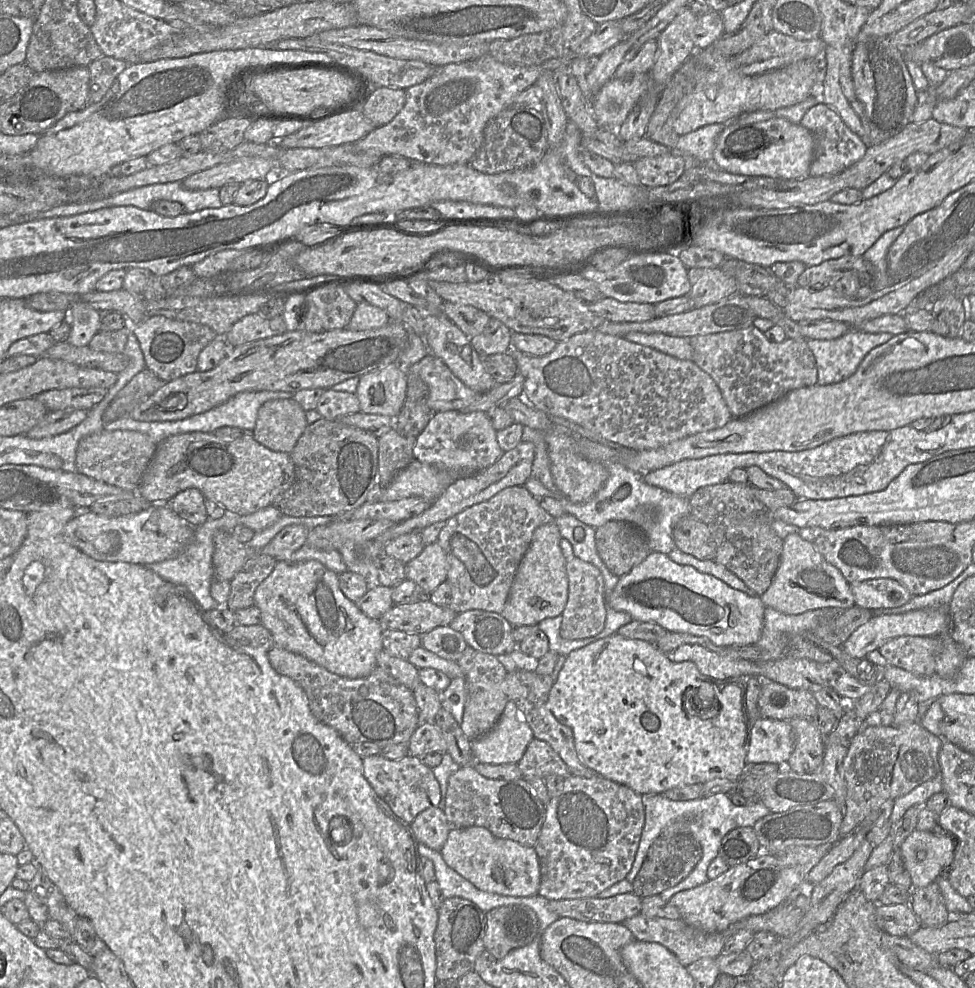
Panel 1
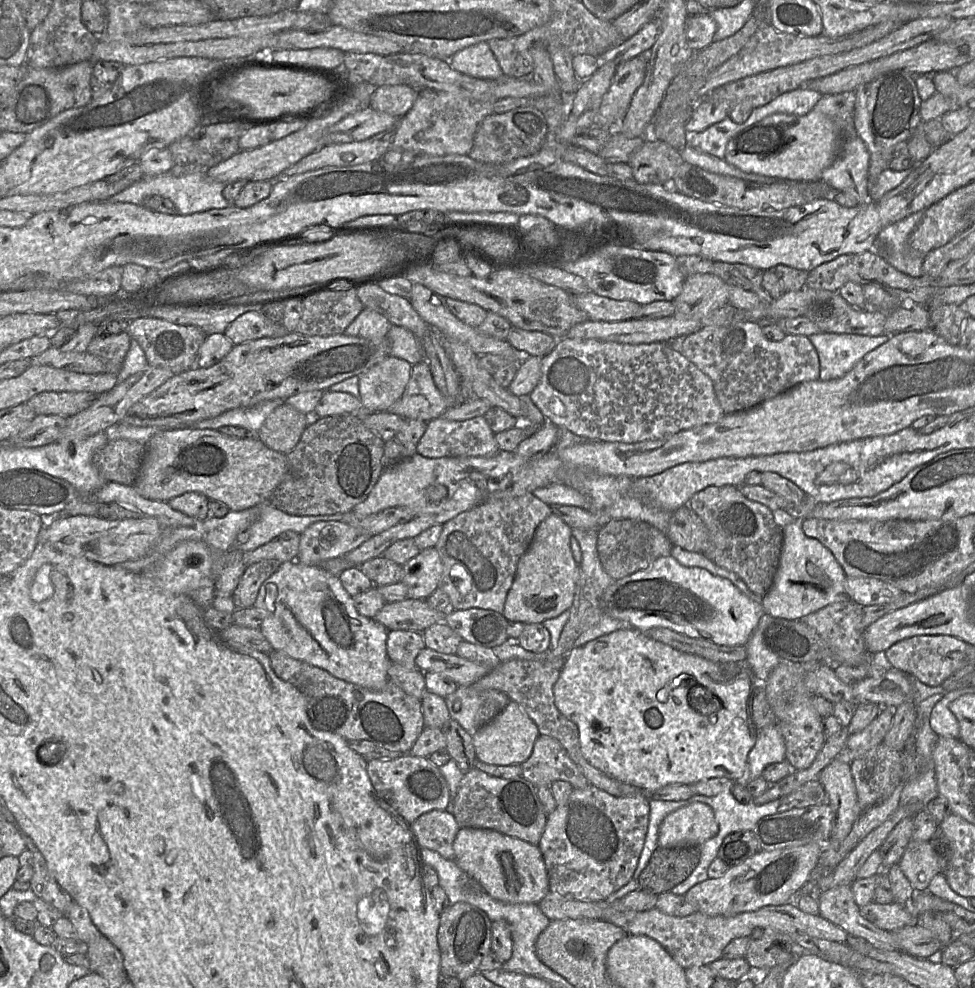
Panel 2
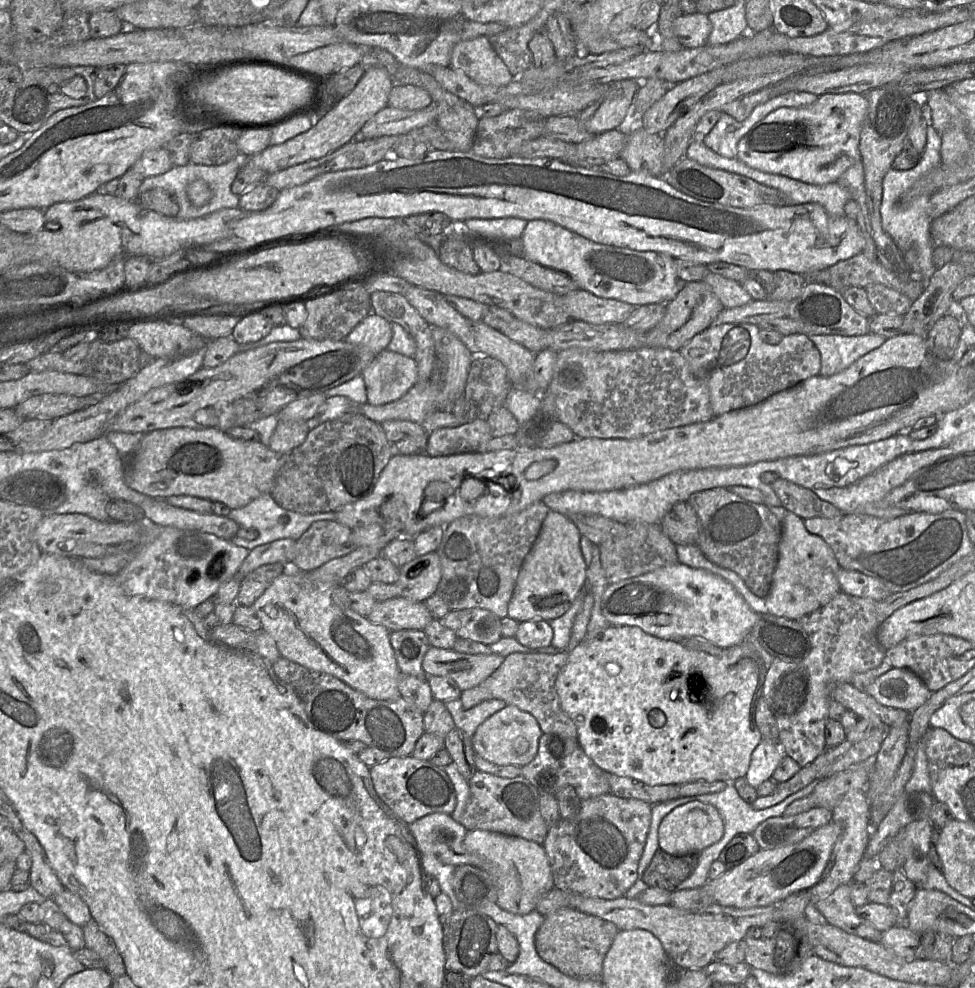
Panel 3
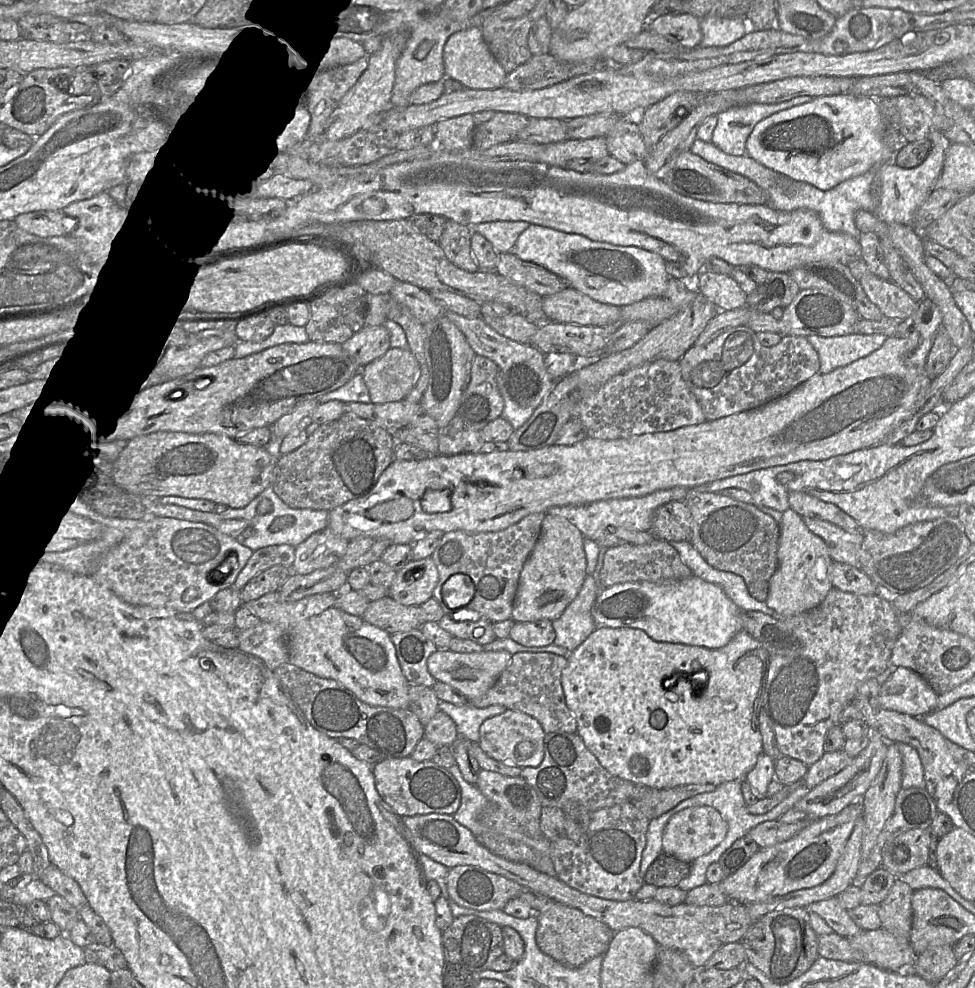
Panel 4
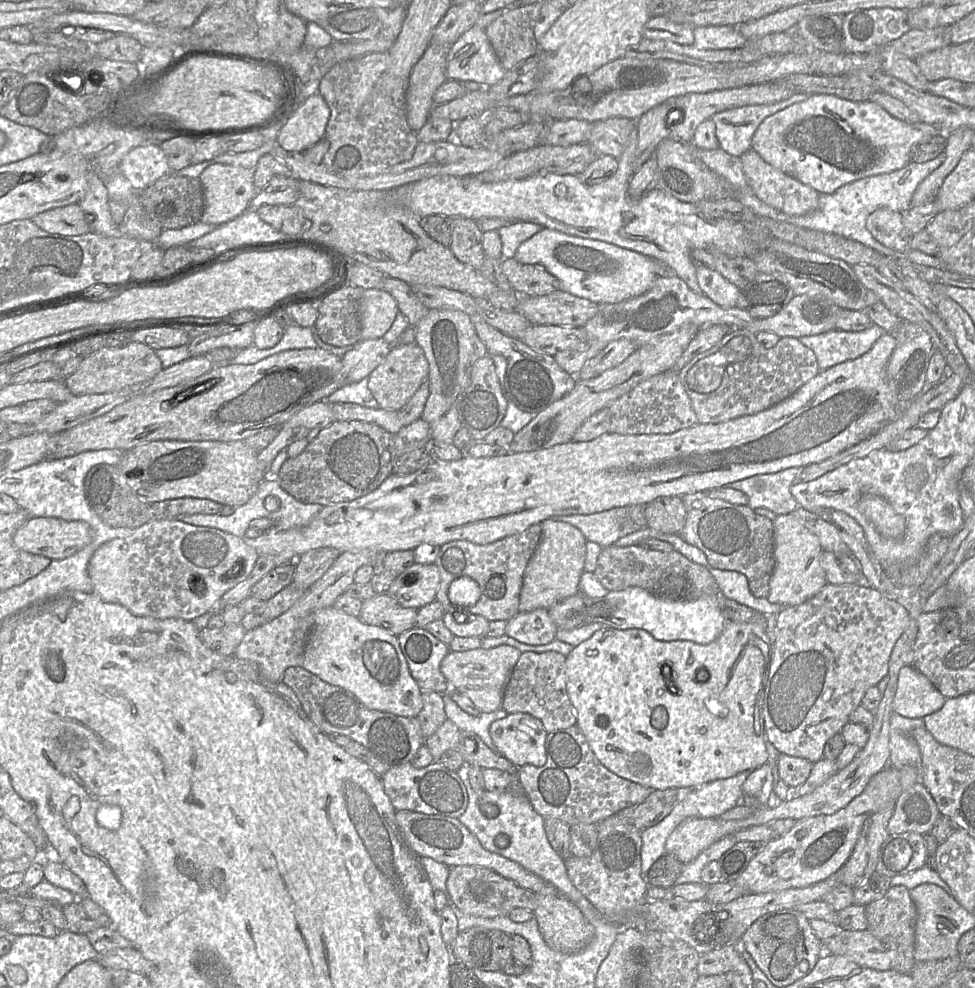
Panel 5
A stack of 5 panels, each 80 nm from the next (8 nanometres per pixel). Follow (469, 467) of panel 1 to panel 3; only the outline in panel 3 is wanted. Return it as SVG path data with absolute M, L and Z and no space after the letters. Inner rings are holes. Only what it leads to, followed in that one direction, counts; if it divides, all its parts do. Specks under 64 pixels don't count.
M474 419L452 428L439 428L428 432L425 454L432 457L462 453L485 453L492 439L486 420Z

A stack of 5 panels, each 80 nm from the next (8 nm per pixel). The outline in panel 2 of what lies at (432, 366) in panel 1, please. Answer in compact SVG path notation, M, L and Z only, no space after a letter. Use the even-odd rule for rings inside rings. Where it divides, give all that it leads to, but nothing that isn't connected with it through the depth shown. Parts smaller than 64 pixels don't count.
M423 359L413 365L411 377L402 397L387 412L403 419L428 423L454 406L438 390L428 362Z

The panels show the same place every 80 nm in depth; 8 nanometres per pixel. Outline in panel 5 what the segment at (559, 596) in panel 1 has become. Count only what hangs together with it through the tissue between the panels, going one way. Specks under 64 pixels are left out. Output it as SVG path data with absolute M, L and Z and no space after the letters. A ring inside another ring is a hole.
M548 518L541 522L541 538L523 576L519 597L519 612L539 608L549 610L559 601L579 592L579 583L586 559L586 538L573 525Z

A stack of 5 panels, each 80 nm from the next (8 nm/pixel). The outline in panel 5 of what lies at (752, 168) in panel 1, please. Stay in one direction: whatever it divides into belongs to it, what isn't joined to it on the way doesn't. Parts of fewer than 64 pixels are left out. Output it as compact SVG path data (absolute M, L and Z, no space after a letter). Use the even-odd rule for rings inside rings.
M813 94L807 100L793 104L763 120L753 135L751 148L755 150L768 164L799 180L800 182L811 186L820 194L832 194L845 184L869 176L893 172L907 166L911 162L912 150L917 145L926 142L939 134L941 134L941 130L935 125L931 125L922 121L917 123L904 122L890 115L890 113L881 105L869 100L854 101L830 94Z

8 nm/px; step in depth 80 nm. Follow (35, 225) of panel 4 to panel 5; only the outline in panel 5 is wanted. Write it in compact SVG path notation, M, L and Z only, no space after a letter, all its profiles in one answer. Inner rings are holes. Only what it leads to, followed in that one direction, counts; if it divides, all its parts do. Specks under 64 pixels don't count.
M78 204L46 210L31 221L53 235L79 236L90 232L87 216Z

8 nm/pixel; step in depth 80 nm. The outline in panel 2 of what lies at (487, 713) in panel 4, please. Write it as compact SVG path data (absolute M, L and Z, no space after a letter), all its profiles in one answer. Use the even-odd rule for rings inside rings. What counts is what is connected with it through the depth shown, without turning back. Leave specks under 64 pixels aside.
M473 684L458 686L455 693L444 697L450 719L458 722L470 735L477 731L476 714L485 701L493 701L499 709L504 709L511 701L503 692L497 690L475 689Z

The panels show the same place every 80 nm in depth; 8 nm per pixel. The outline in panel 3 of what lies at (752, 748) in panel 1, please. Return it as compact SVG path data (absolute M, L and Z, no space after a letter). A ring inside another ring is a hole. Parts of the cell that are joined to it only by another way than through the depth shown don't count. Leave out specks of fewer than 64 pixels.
M762 739L751 754L751 761L745 779L753 788L758 787L772 777L784 756L780 741L778 744L774 744Z

